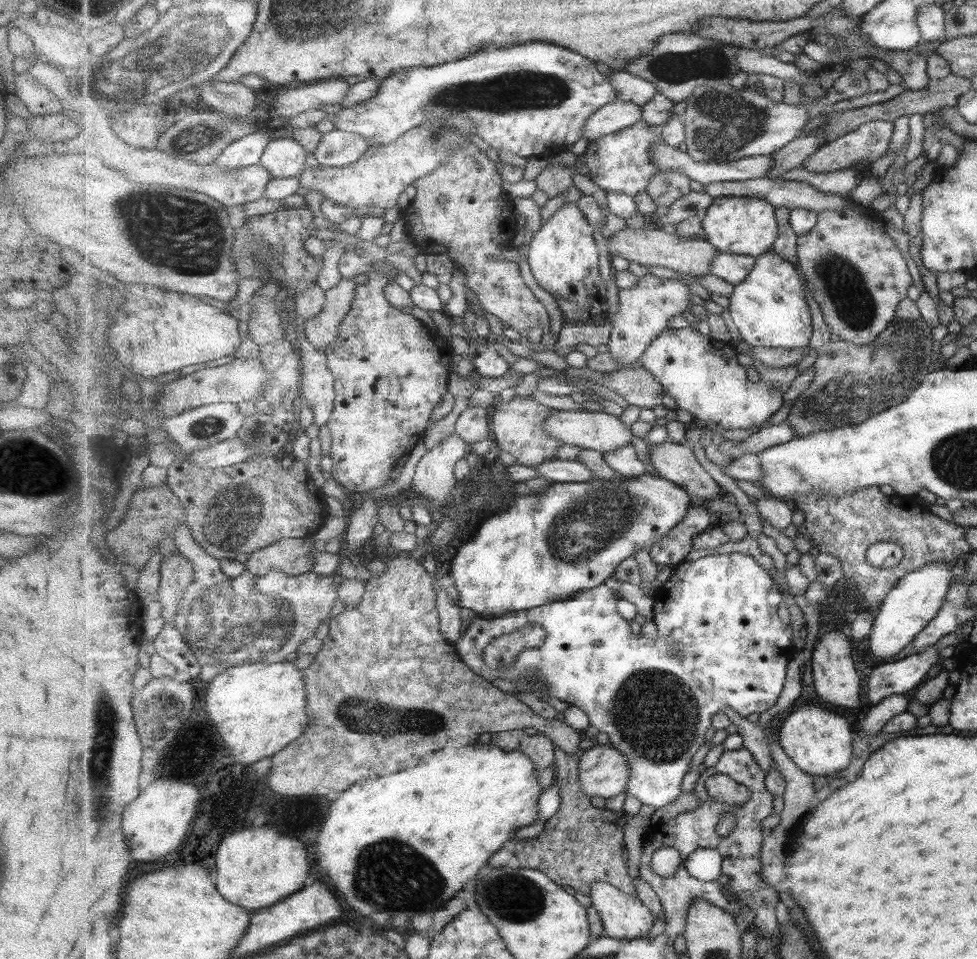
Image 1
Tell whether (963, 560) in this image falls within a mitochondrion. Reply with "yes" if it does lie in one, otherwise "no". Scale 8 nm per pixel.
no

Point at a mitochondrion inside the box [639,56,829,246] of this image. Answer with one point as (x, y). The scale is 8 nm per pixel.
(725, 125)

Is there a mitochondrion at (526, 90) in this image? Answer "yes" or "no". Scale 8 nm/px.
yes

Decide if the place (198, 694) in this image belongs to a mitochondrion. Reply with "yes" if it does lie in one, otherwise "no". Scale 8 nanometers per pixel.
no

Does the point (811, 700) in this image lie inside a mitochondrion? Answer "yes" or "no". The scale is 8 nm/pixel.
no

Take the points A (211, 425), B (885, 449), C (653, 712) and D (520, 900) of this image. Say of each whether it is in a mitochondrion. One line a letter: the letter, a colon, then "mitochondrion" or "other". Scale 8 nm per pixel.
A: mitochondrion
B: other
C: mitochondrion
D: mitochondrion

